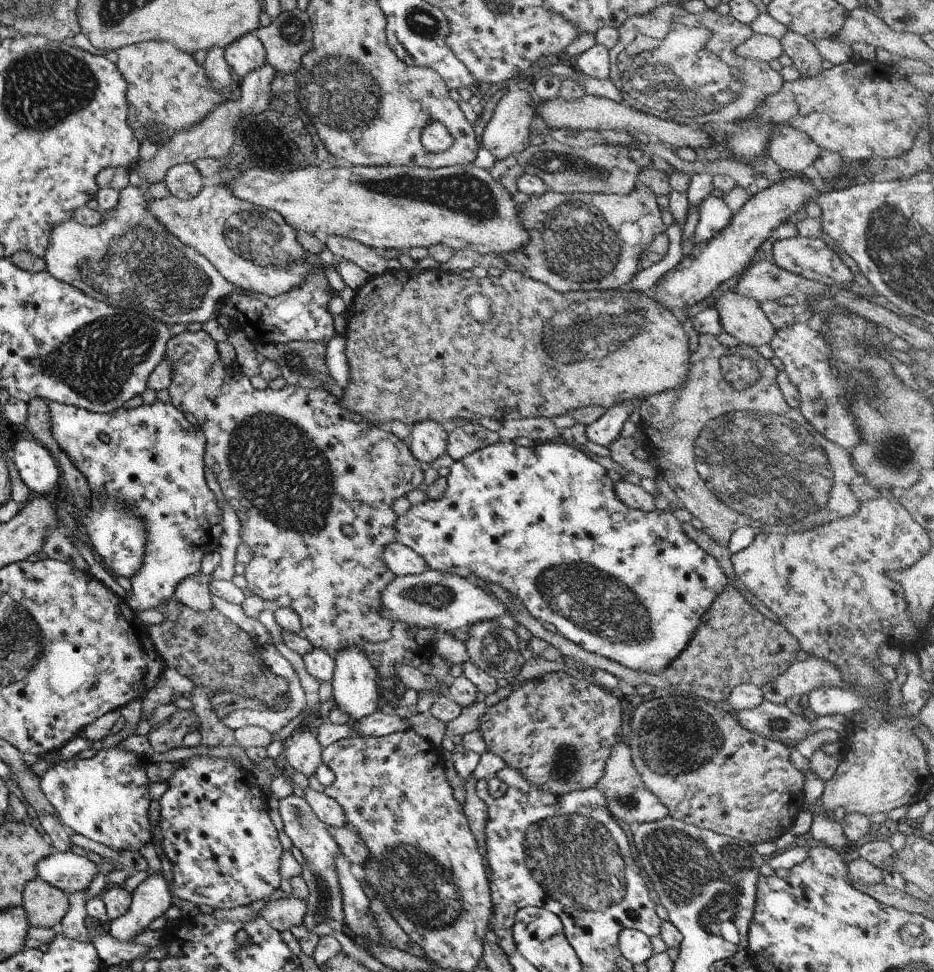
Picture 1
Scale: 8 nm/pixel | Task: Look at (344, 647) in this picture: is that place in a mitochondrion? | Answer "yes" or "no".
no

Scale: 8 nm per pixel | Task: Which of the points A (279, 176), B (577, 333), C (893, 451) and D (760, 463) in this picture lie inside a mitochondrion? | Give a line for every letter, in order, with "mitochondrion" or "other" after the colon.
A: other
B: mitochondrion
C: mitochondrion
D: mitochondrion

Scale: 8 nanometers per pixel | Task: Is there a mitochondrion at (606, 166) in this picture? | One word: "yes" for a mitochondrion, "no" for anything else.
yes

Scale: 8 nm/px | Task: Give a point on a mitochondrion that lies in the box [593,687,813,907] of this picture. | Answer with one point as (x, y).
(678, 737)

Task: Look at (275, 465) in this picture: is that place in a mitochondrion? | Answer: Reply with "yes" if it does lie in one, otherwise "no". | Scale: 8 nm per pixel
yes

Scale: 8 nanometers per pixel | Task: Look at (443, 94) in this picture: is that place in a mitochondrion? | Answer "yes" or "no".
no

